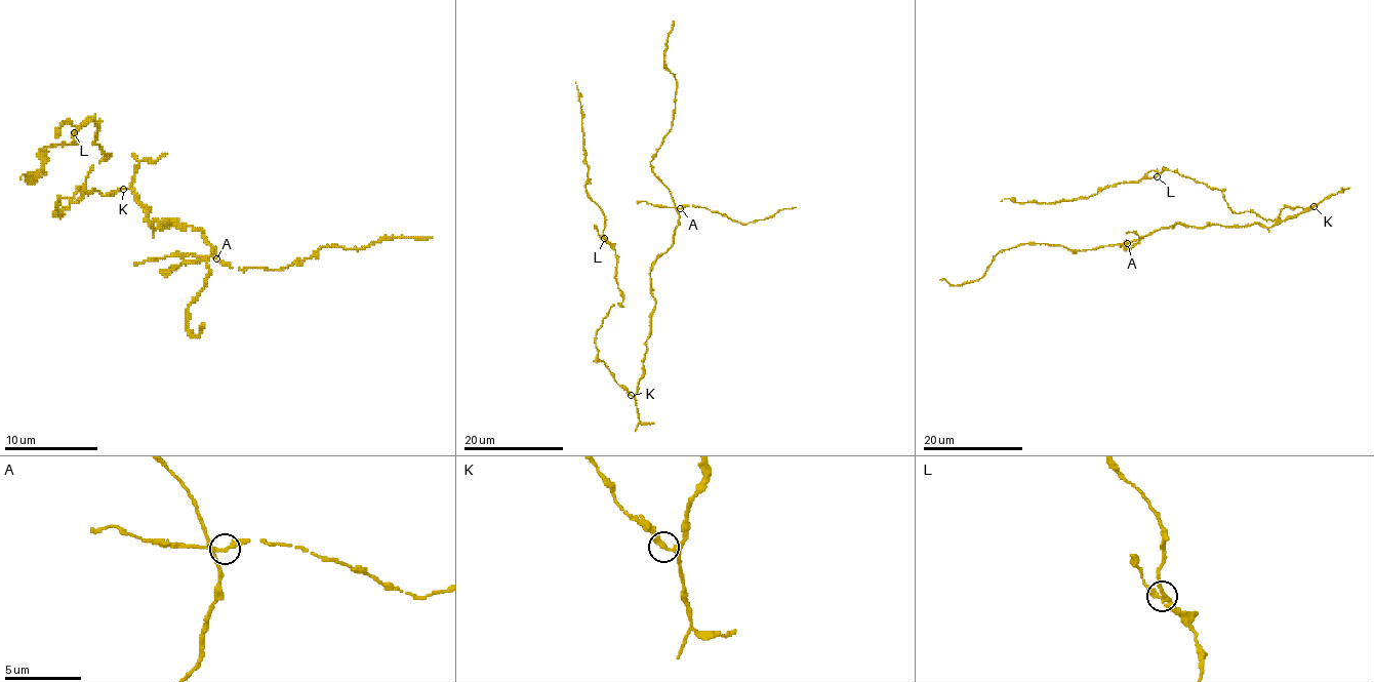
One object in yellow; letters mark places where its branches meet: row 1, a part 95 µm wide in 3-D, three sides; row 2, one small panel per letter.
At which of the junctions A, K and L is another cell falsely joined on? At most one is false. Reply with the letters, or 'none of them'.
none of them

